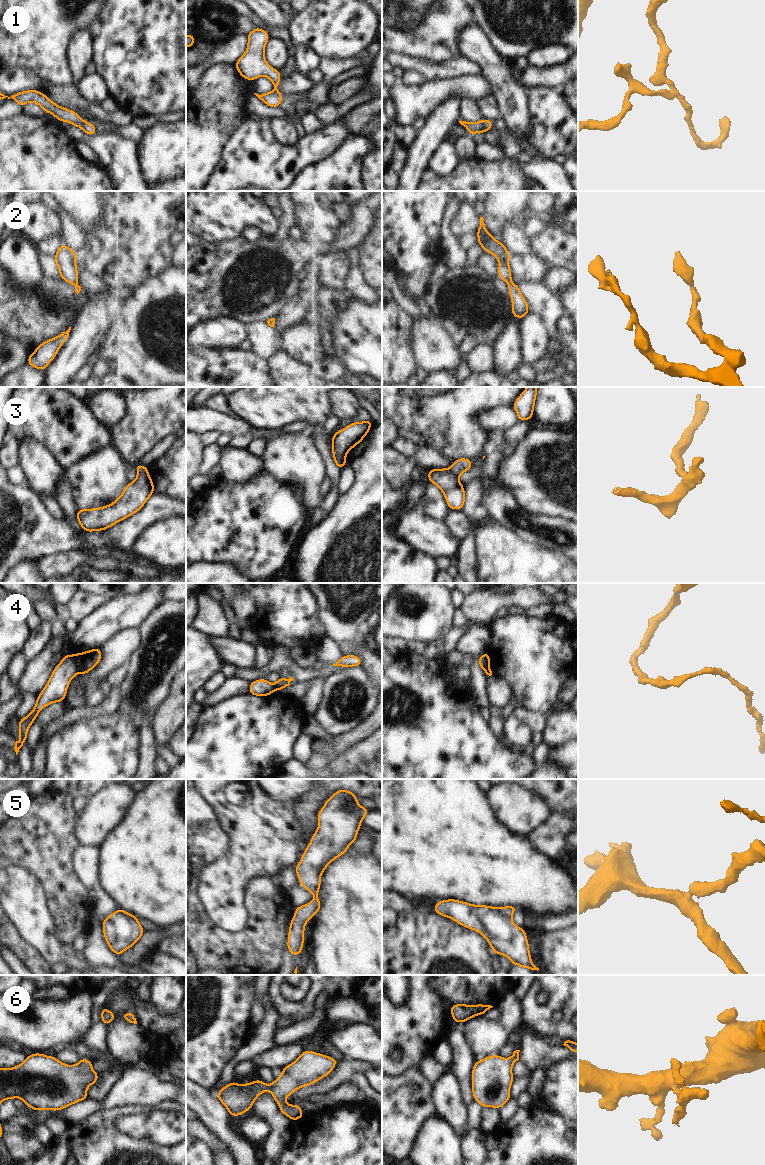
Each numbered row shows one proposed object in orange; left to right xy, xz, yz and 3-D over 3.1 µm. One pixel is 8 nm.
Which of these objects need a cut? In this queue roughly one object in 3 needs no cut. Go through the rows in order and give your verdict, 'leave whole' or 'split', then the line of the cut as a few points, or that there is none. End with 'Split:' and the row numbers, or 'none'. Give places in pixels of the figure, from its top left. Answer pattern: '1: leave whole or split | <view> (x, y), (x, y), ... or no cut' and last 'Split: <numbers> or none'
1: split | yz (481, 121), (486, 131)
2: leave whole | no cut
3: split | yz (449, 468), (457, 477)
4: split | xy (71, 655), (78, 672)
5: split | yz (499, 908), (510, 917)
6: leave whole | no cut
Split: 1, 3, 4, 5

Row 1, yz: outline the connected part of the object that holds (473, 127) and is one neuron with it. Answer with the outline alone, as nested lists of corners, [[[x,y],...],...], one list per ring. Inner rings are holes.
[[[459,121],[459,123],[467,128],[470,135],[480,132],[486,133],[486,129],[482,121],[478,121],[478,122]]]

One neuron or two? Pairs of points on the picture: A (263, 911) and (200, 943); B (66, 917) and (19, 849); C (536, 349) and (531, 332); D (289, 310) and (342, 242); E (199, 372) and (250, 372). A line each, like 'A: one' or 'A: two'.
A: one
B: one
C: one
D: two
E: one

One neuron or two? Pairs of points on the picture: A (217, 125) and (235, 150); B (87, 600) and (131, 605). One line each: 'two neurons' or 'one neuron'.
A: two neurons
B: two neurons

